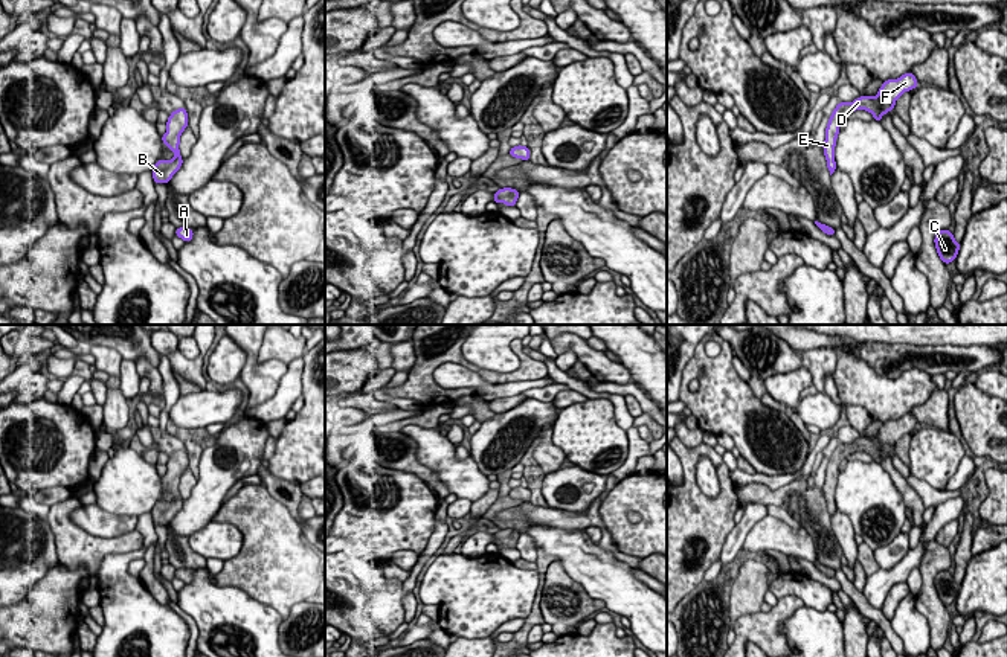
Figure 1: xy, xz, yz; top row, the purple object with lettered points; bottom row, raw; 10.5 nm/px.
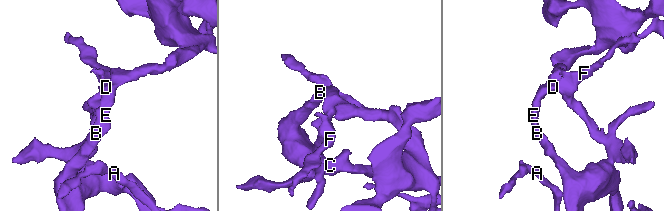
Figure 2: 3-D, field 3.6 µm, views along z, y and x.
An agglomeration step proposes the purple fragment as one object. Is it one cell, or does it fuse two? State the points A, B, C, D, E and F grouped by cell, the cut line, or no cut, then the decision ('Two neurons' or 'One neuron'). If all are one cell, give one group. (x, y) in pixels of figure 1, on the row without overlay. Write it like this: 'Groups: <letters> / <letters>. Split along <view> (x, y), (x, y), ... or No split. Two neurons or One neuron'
Groups: A B C D E F. No split. One neuron

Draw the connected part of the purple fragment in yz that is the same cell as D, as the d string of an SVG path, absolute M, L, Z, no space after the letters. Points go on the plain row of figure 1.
M908 413L897 421L883 422L876 437L859 437L853 444L839 444L828 459L825 470L825 482L822 486L830 517L836 512L835 488L839 476L839 463L856 451L865 451L873 460L880 463L882 457L894 451L896 442L919 427L917 419Z

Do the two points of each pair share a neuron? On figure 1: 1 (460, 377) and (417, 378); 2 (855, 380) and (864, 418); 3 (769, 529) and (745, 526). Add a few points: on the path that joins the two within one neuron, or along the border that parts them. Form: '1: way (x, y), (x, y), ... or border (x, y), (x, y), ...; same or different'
1: border (432, 372), (432, 378), (444, 387), (467, 387); different
2: border (844, 404), (859, 404), (873, 419); different
3: border (766, 514), (754, 525), (740, 548); different

